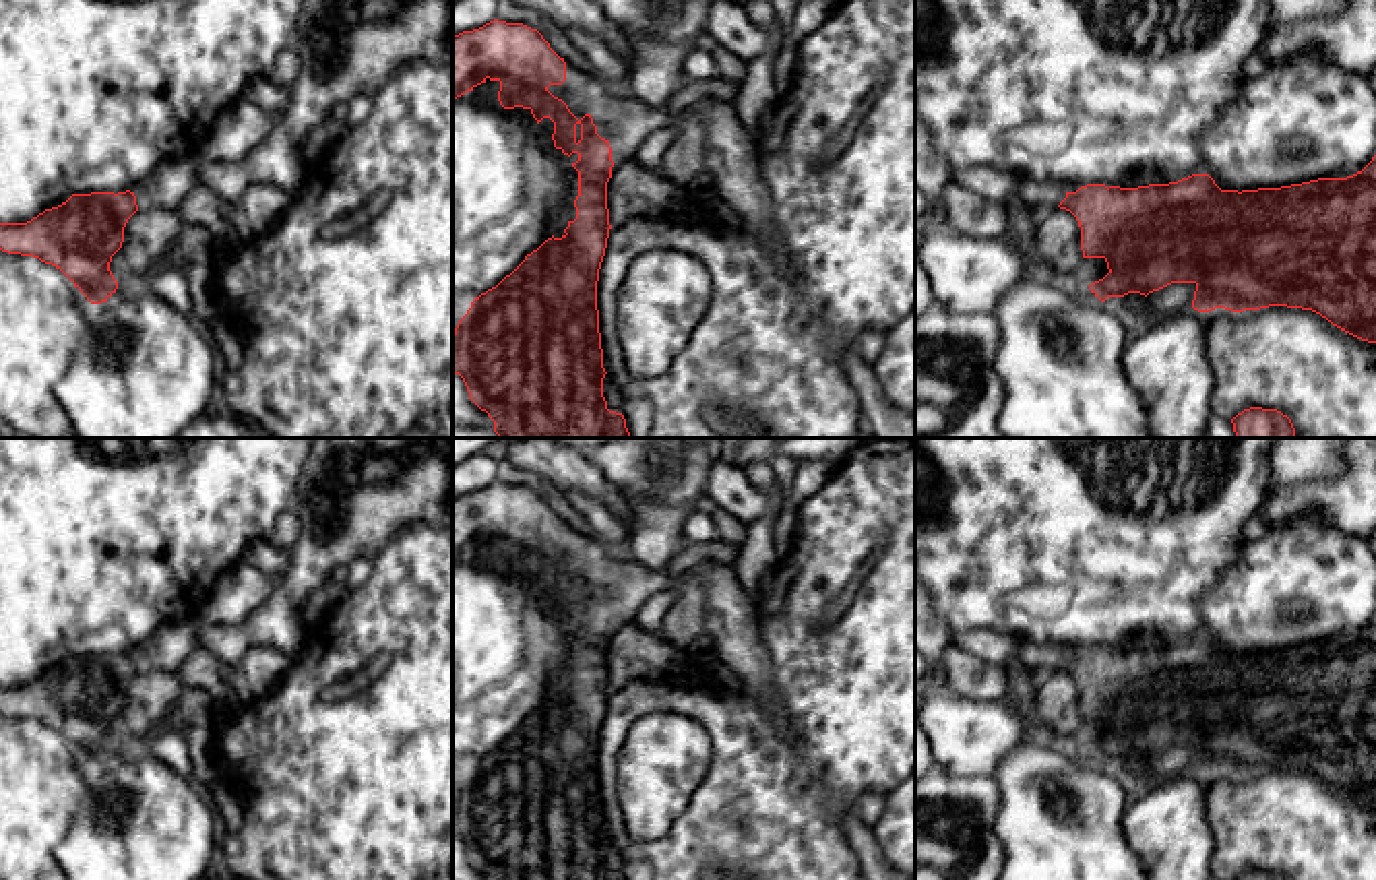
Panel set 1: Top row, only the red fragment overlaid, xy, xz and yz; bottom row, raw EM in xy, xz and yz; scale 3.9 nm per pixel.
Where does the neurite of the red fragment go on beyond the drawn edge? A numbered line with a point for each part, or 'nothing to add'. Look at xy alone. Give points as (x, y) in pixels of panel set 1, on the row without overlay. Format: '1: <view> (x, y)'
1: xy (356, 494)

